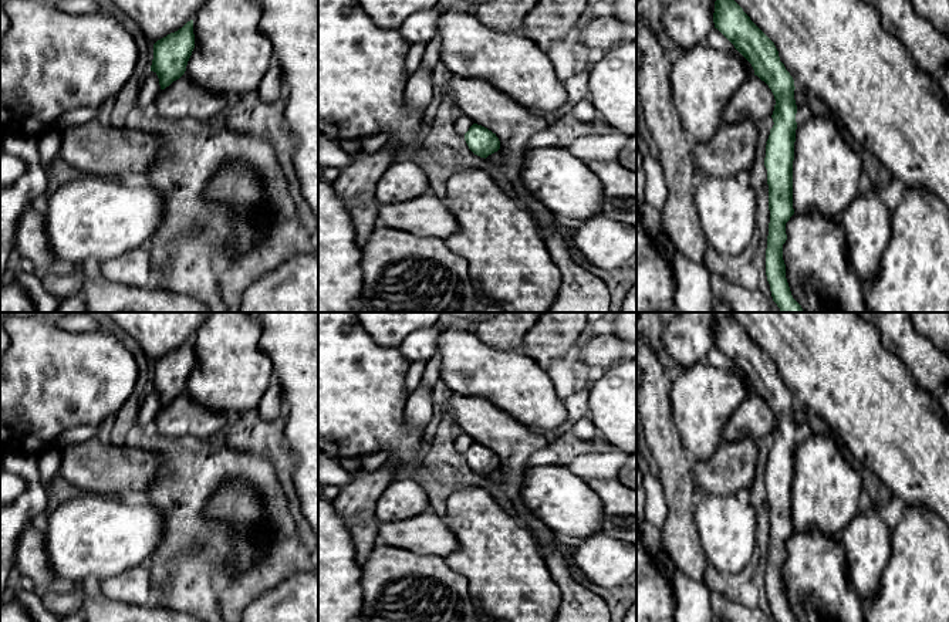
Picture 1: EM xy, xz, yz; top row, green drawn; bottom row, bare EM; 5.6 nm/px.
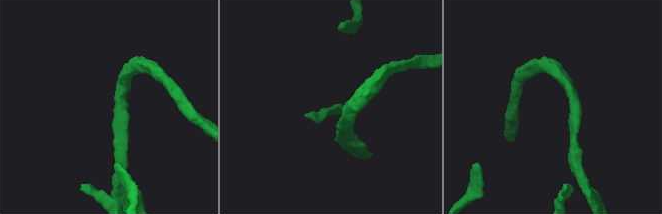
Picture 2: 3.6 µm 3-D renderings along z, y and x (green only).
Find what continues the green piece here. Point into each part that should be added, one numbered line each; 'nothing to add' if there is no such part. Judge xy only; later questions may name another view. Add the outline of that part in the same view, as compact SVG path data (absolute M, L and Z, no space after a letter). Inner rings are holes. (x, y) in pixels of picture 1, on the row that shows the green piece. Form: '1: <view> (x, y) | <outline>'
nothing to add

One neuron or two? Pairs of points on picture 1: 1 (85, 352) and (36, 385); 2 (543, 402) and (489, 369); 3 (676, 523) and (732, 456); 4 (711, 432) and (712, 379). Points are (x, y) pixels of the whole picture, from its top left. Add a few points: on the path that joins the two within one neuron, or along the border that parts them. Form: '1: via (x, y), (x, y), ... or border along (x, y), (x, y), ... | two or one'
1: via (73, 365), (58, 379), (49, 381) | one
2: via (530, 402), (522, 402), (502, 382) | one
3: border along (691, 462), (691, 470), (696, 482) | two
4: via (711, 419), (712, 392) | one

